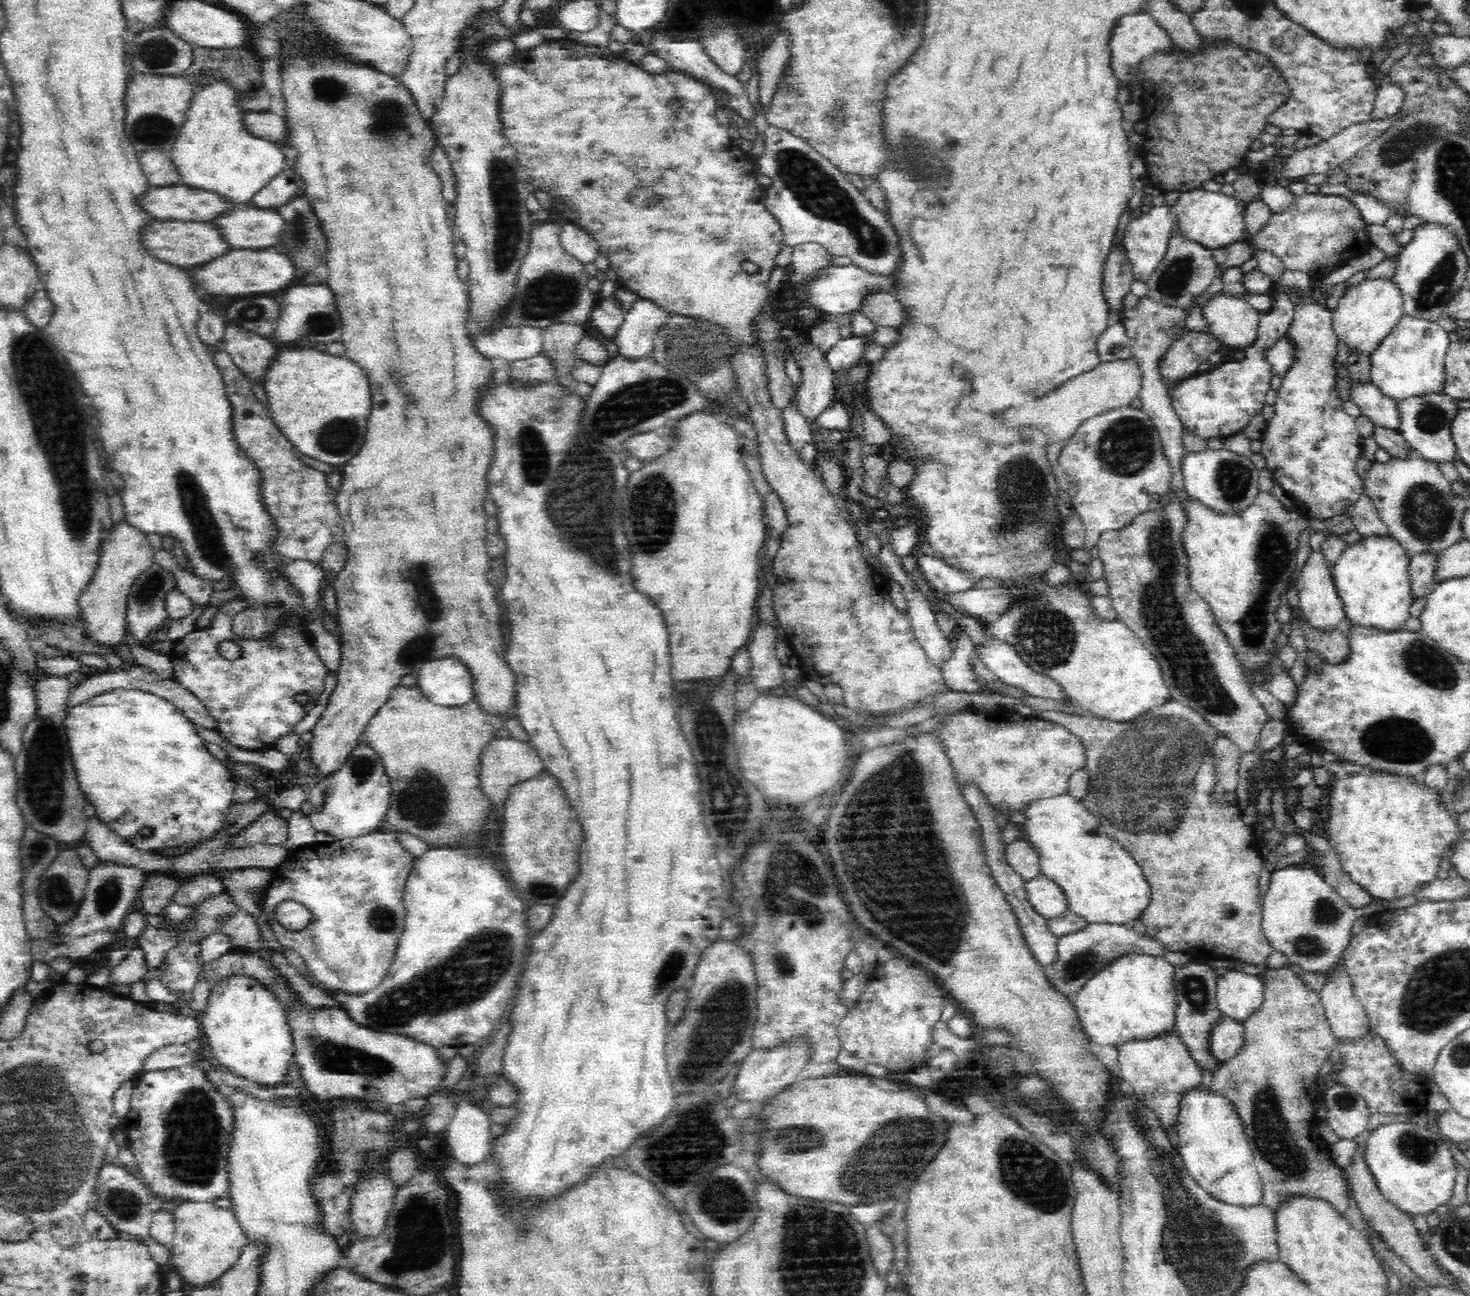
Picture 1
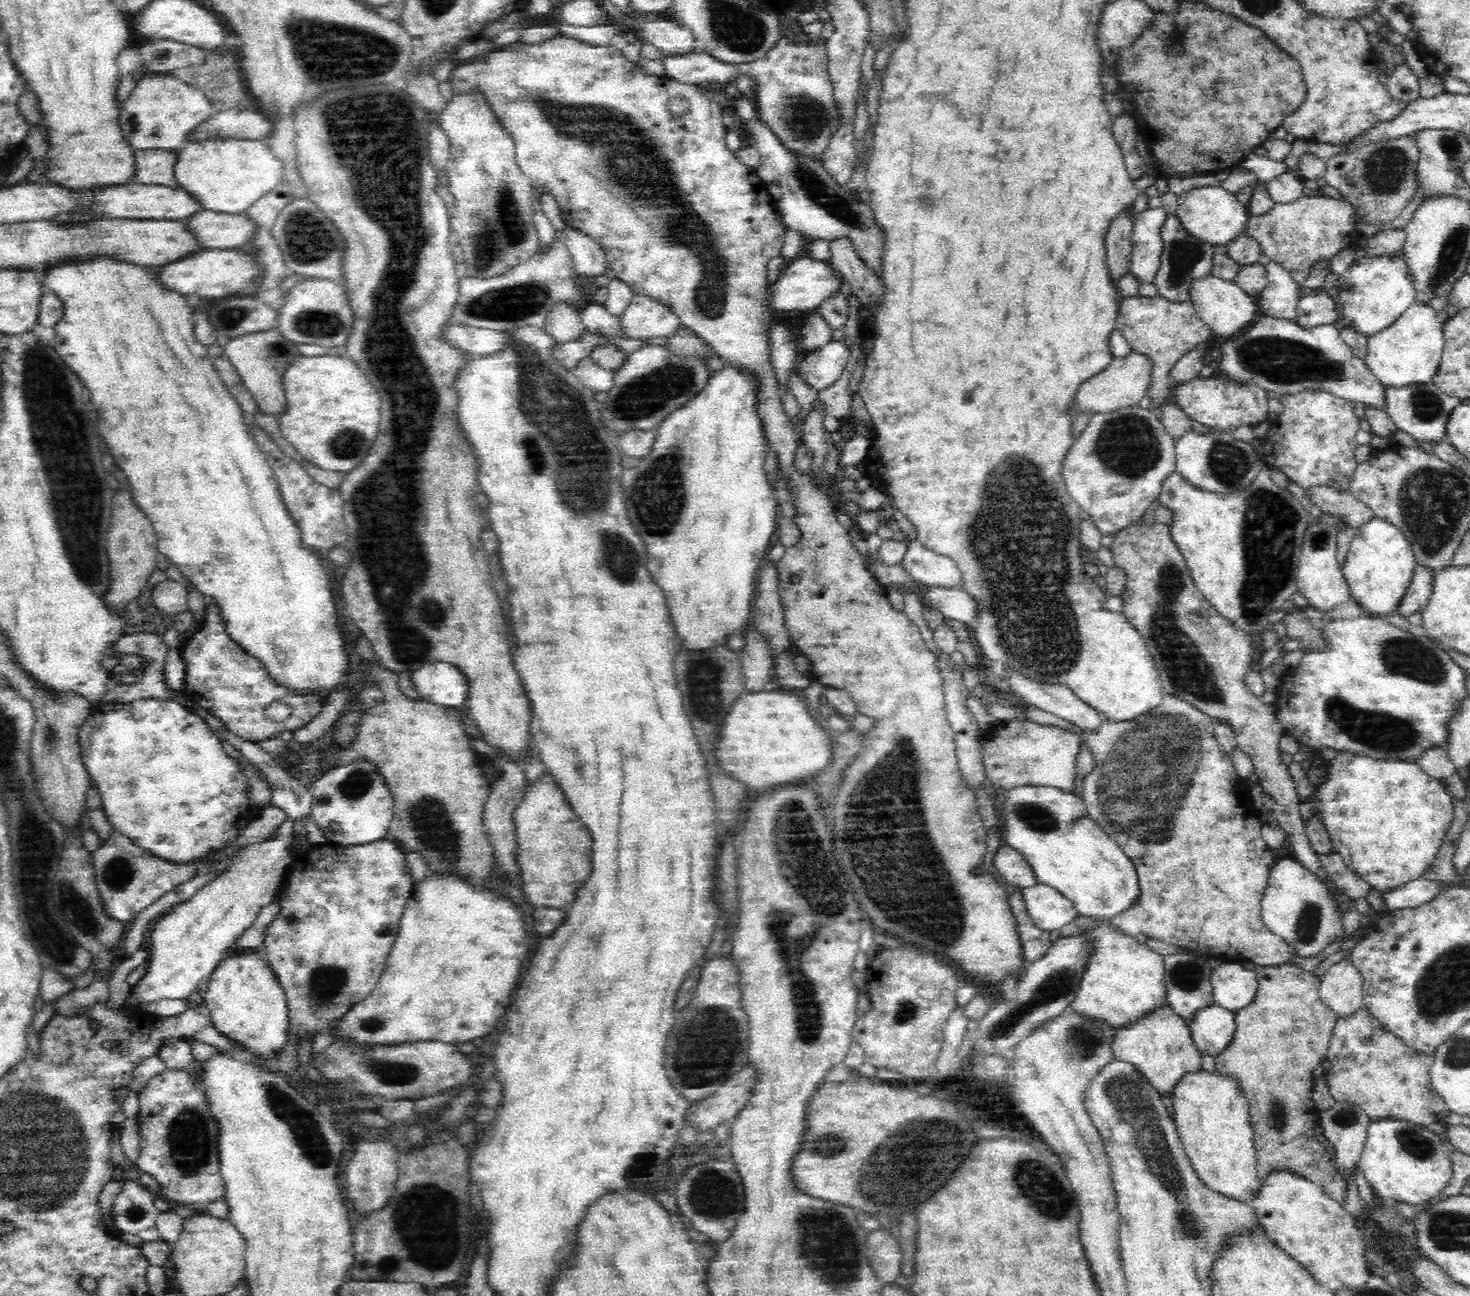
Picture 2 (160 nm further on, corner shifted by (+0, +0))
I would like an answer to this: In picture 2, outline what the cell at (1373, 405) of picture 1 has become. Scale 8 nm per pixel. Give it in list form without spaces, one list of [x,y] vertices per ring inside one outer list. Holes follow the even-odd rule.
[[[1258,316],[1246,329],[1240,330],[1230,340],[1219,344],[1222,354],[1218,368],[1225,376],[1235,380],[1250,380],[1260,389],[1274,392],[1277,400],[1284,395],[1297,395],[1301,391],[1328,391],[1340,398],[1354,402],[1363,402],[1374,408],[1384,408],[1384,386],[1378,377],[1365,364],[1365,359],[1356,357],[1354,350],[1341,337],[1340,331],[1333,324],[1318,325],[1314,329],[1305,329],[1296,320]]]

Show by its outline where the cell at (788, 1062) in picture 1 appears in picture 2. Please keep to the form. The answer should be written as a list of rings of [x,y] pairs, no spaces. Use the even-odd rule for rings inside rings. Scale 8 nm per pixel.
[[[739,1070],[728,1082],[718,1089],[711,1097],[690,1103],[684,1123],[695,1128],[696,1134],[714,1132],[721,1125],[729,1124],[744,1108],[752,1094],[754,1086],[754,1070]]]

